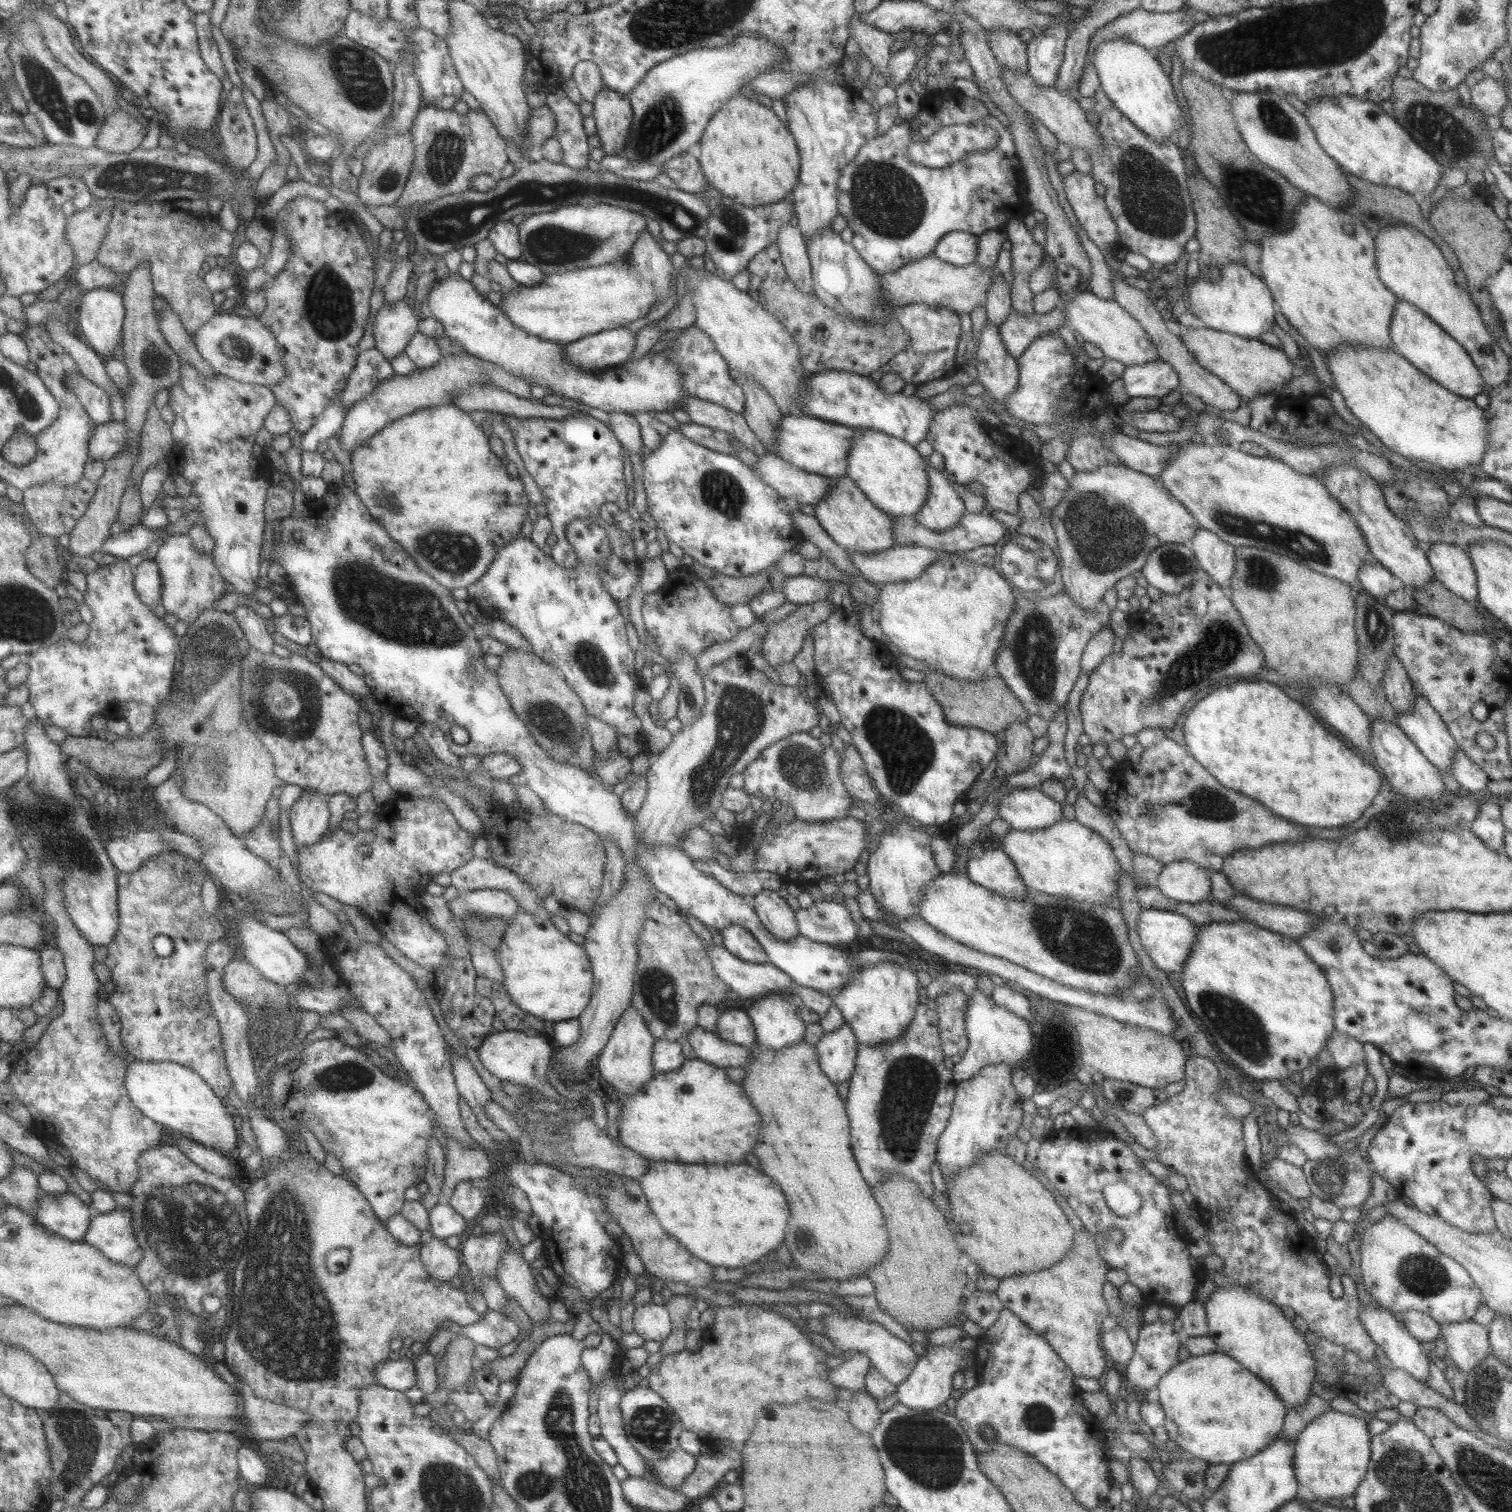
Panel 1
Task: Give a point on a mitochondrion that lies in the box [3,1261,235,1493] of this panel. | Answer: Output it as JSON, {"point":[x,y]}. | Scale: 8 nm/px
{"point":[77,1441]}

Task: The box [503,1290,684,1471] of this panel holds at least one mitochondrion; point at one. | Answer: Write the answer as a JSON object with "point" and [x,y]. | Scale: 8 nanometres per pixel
{"point":[651,1426]}

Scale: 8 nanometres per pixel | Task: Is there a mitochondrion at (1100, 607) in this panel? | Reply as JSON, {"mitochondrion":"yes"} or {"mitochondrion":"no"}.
{"mitochondrion":"no"}

